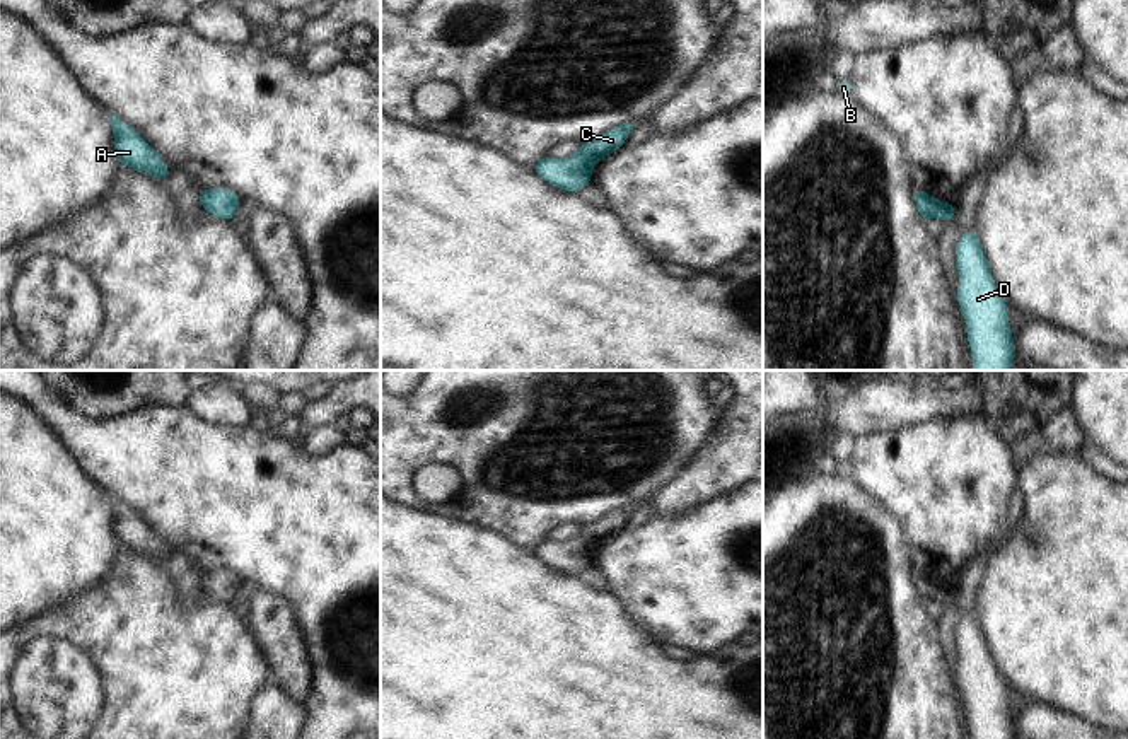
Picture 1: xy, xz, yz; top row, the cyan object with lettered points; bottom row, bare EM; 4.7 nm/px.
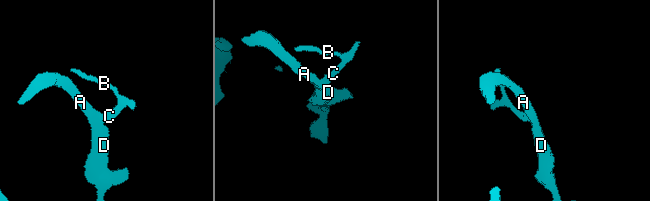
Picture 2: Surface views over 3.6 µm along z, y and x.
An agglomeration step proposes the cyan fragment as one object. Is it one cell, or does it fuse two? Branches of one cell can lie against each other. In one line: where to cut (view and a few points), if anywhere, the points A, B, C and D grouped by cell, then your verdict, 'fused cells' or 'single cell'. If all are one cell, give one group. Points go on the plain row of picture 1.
cut none; groups A B C D; single cell

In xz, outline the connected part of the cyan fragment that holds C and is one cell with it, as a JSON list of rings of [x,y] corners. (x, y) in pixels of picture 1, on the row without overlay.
[[[623,505],[579,527],[579,534],[568,541],[551,541],[546,538],[532,548],[532,553],[546,565],[567,575],[577,575],[587,568],[596,544],[619,531],[637,505]]]

